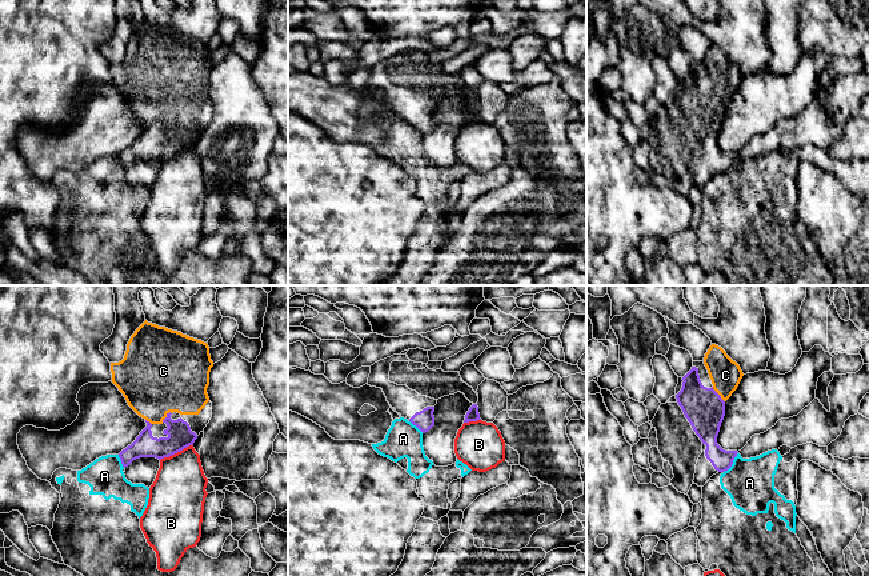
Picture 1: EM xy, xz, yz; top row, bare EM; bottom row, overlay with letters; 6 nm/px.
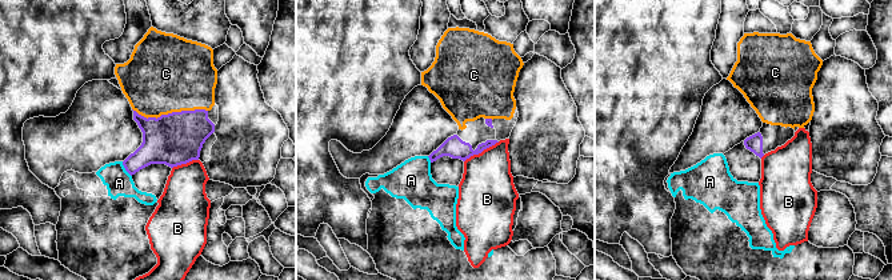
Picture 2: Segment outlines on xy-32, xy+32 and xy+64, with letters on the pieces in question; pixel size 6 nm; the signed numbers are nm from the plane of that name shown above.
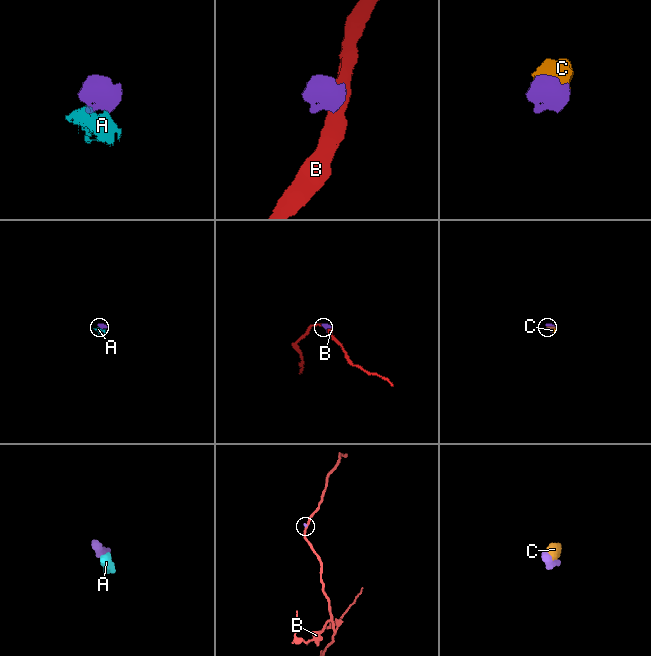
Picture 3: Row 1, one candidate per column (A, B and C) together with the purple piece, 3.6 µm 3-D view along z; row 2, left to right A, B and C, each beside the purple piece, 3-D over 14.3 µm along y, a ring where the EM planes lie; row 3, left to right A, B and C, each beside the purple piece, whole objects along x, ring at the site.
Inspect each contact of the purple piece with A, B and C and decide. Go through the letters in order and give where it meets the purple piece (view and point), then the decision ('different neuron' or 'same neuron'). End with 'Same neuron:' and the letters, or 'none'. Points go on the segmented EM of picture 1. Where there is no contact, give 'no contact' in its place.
A: yz (732, 463) | different neuron
B: xy (176, 452) | different neuron
C: yz (719, 395) | same neuron
Same neuron: C

